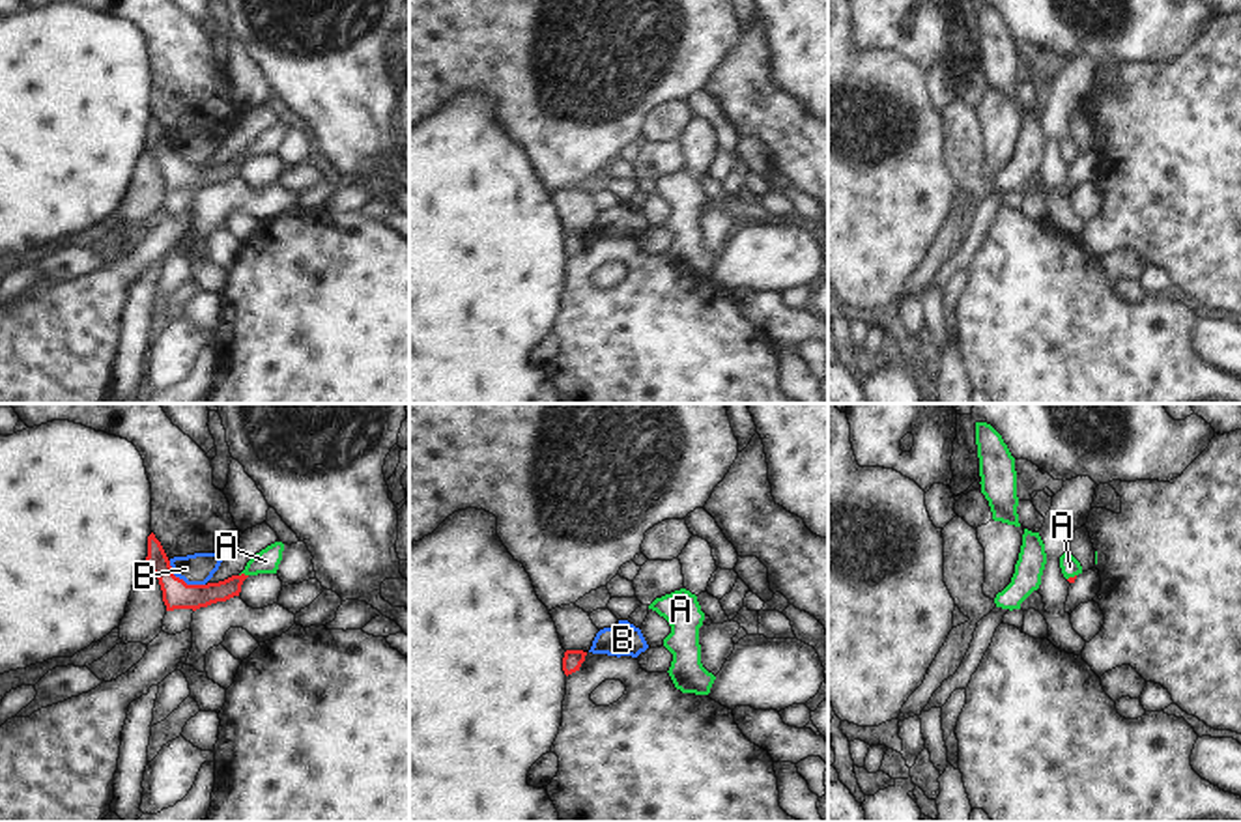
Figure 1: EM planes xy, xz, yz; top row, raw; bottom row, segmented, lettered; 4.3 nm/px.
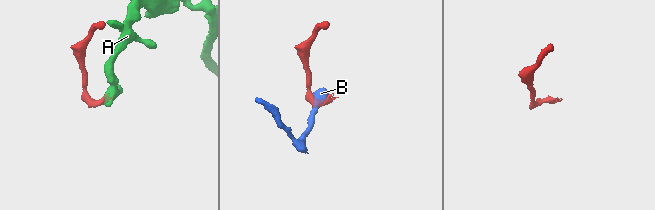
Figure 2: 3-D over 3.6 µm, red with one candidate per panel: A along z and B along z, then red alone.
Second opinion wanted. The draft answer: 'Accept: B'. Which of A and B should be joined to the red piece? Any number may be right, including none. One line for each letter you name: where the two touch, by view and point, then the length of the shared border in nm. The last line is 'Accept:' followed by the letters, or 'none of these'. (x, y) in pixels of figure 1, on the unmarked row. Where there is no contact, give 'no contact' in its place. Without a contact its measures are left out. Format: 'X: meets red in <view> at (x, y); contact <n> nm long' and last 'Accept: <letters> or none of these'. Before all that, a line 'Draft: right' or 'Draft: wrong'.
Draft: wrong
A: meets red in xy at (243, 155); contact 40 nm long
Accept: A

